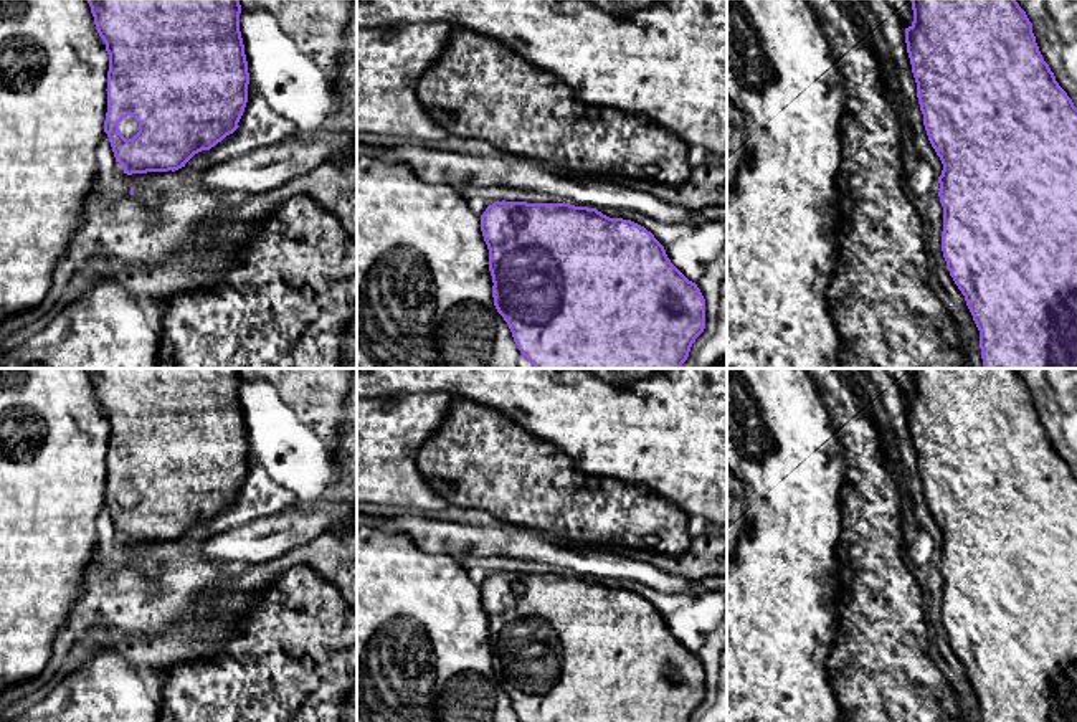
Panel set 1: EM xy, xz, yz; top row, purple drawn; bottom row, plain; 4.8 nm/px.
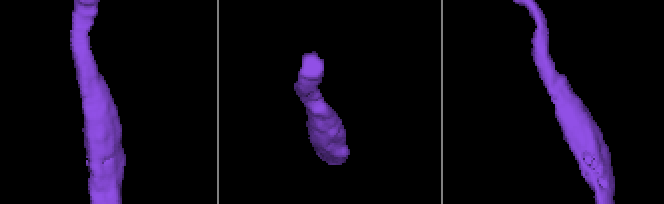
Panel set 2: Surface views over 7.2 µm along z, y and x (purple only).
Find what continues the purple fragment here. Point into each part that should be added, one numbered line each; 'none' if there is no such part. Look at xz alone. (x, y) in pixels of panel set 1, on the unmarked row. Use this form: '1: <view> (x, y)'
none

